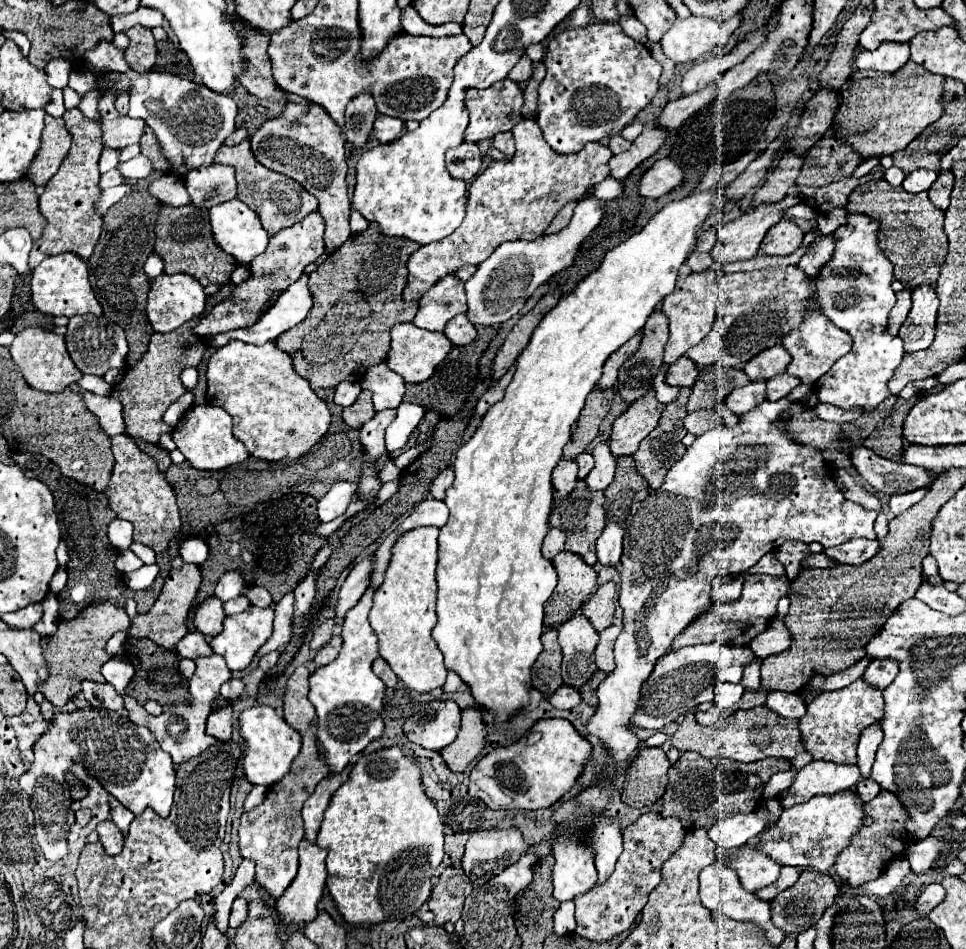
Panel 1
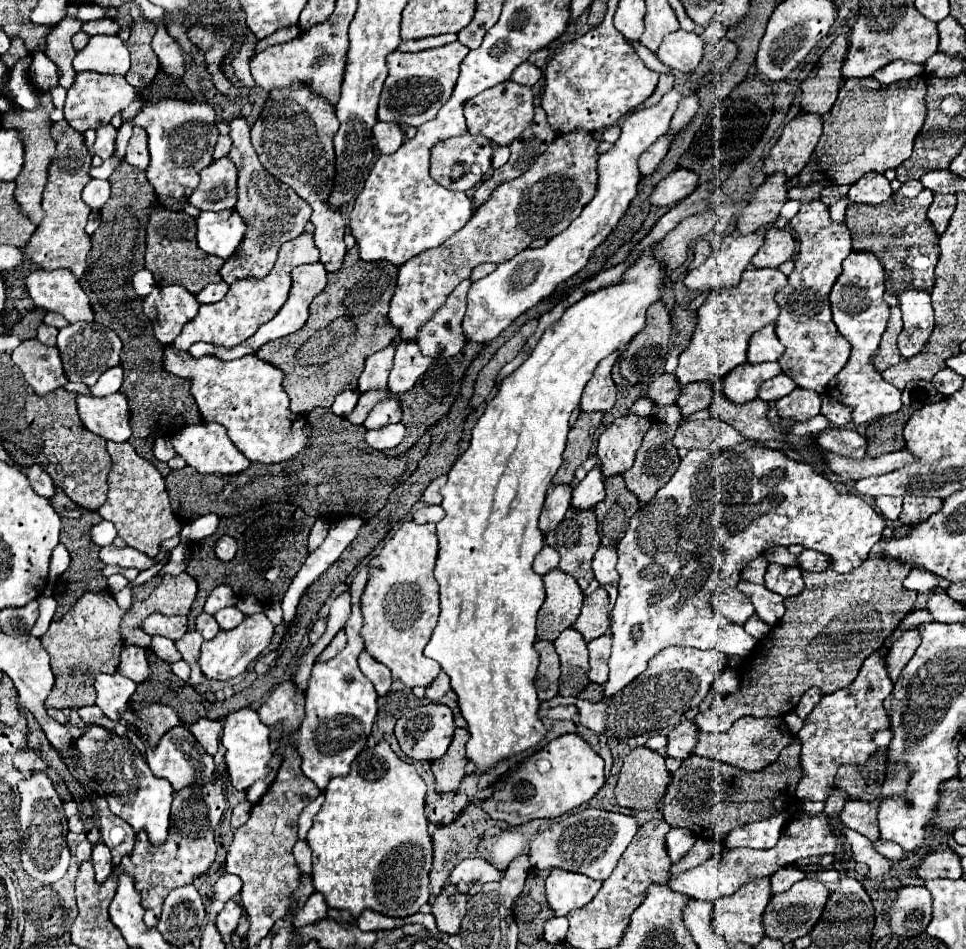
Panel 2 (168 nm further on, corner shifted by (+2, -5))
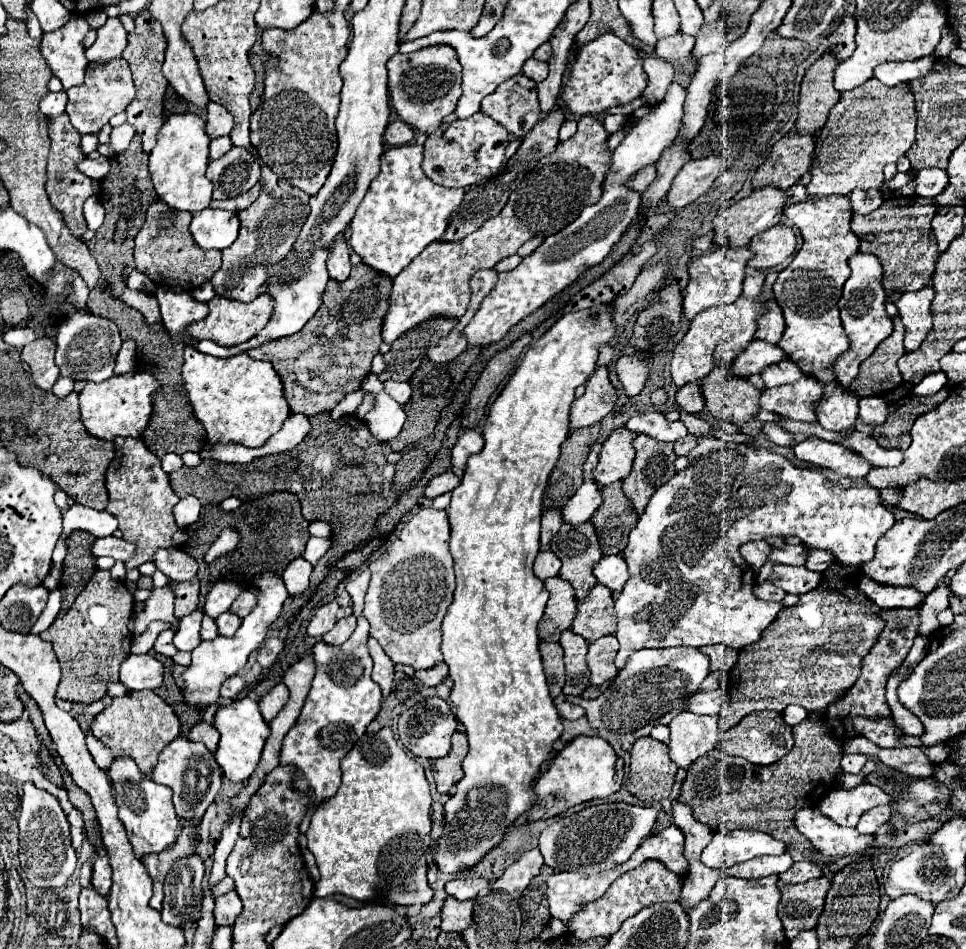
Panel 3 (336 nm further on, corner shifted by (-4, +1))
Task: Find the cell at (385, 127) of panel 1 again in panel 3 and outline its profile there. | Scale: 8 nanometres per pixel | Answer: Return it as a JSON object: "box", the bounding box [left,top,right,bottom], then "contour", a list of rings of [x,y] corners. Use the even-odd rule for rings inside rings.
{"box":[384,120,414,146],"contour":[[[394,120],[388,124],[384,140],[388,146],[404,146],[414,140],[414,128],[402,120]]]}

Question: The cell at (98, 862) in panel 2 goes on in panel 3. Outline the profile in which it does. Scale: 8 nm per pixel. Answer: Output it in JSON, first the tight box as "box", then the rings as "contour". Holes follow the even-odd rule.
{"box":[92,856,112,896],"contour":[[[100,856],[94,860],[94,872],[92,872],[92,888],[100,896],[108,896],[112,884],[112,870],[108,864],[108,856]]]}

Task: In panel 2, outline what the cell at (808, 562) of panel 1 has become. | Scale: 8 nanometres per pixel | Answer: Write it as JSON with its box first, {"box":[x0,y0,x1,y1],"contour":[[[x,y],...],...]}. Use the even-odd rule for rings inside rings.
{"box":[766,546,796,566],"contour":[[[782,546],[772,548],[772,550],[766,554],[766,560],[768,560],[768,562],[778,562],[778,564],[784,564],[784,566],[796,566],[796,556],[792,556],[792,554],[788,552],[788,548],[782,548]]]}

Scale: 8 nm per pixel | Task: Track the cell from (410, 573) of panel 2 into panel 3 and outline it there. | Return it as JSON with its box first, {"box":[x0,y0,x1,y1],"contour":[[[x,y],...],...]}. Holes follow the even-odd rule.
{"box":[364,508,456,670],"contour":[[[420,508],[404,524],[386,552],[368,566],[372,580],[366,592],[364,616],[370,622],[370,636],[380,642],[396,664],[410,664],[414,670],[424,670],[442,662],[440,628],[456,588],[448,538],[450,524],[446,510]]]}

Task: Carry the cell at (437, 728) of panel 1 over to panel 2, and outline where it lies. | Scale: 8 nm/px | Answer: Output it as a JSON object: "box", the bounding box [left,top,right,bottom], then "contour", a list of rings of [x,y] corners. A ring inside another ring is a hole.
{"box":[396,704,454,760],"contour":[[[426,704],[426,706],[418,706],[410,712],[406,712],[402,718],[398,718],[396,722],[396,738],[398,744],[402,748],[402,752],[408,758],[414,760],[436,760],[440,756],[444,756],[444,752],[448,750],[450,742],[452,742],[452,734],[454,734],[454,716],[452,710],[444,704]]]}

